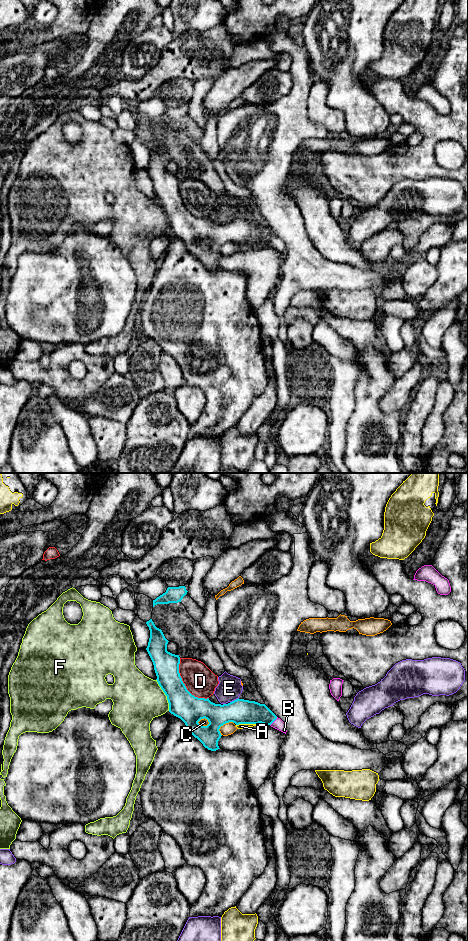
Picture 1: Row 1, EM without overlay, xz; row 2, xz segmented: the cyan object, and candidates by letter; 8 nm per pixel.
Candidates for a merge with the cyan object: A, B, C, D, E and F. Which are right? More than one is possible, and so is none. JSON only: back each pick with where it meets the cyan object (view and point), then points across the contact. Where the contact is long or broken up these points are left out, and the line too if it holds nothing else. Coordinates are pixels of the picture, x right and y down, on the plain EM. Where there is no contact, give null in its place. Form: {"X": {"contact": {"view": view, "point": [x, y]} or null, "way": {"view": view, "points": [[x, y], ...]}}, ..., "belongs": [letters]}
{"B": {"contact": {"view": "xz", "point": [274, 240]}, "way": {"view": "xz", "points": [[244, 232], [261, 233], [274, 240], [278, 244]]}}, "belongs": ["B"]}

